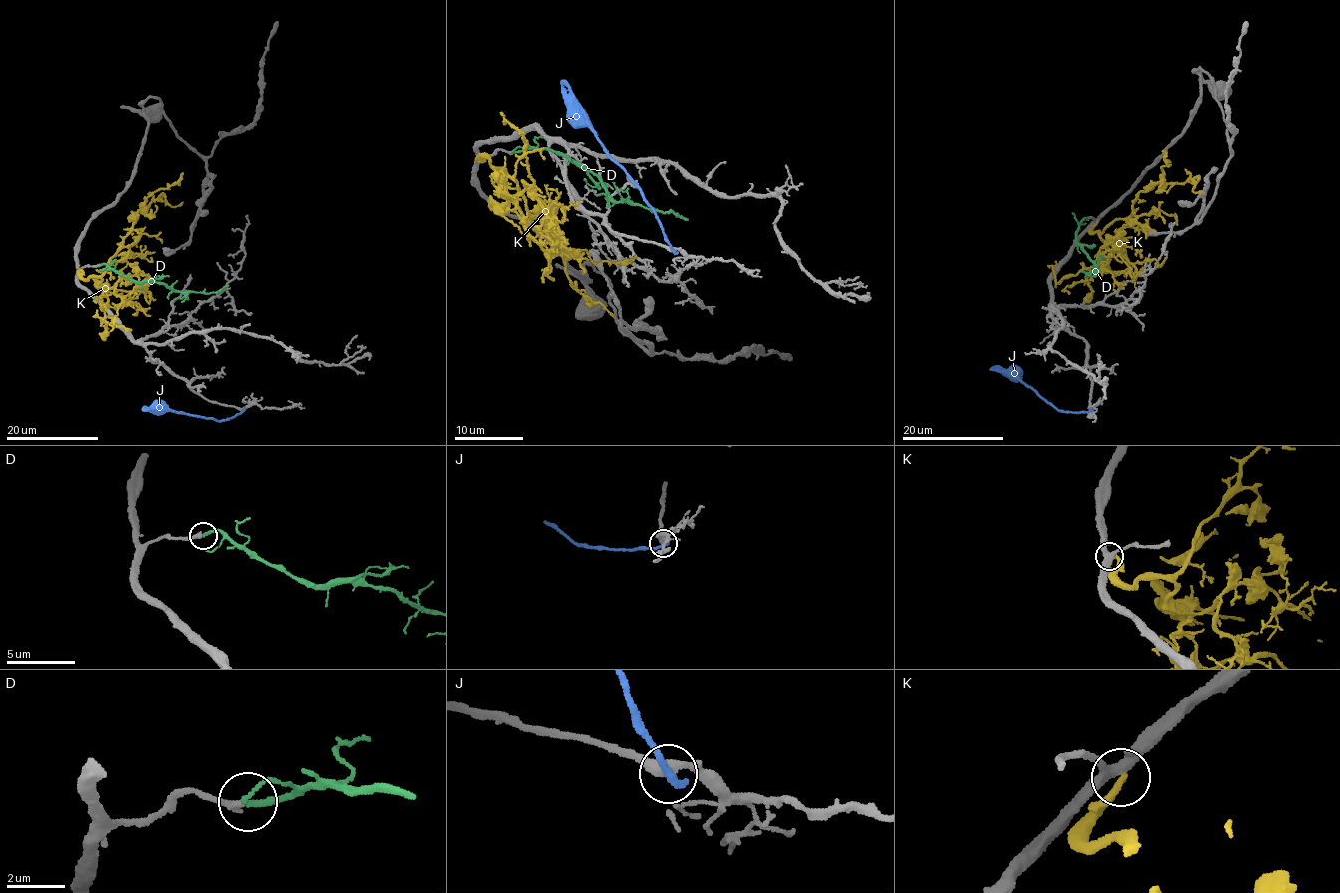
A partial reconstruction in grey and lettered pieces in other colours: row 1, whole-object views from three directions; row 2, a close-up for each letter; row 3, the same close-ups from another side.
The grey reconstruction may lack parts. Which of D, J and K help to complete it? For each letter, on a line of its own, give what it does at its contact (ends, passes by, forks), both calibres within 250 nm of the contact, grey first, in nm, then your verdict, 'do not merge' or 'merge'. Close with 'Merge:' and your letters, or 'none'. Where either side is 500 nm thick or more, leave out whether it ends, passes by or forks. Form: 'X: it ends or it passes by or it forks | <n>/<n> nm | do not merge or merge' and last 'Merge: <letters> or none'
D: it ends | 240/220 nm | merge
J: it ends | 320/320 nm | do not merge
K: it ends | 360/280 nm | do not merge
Merge: D

